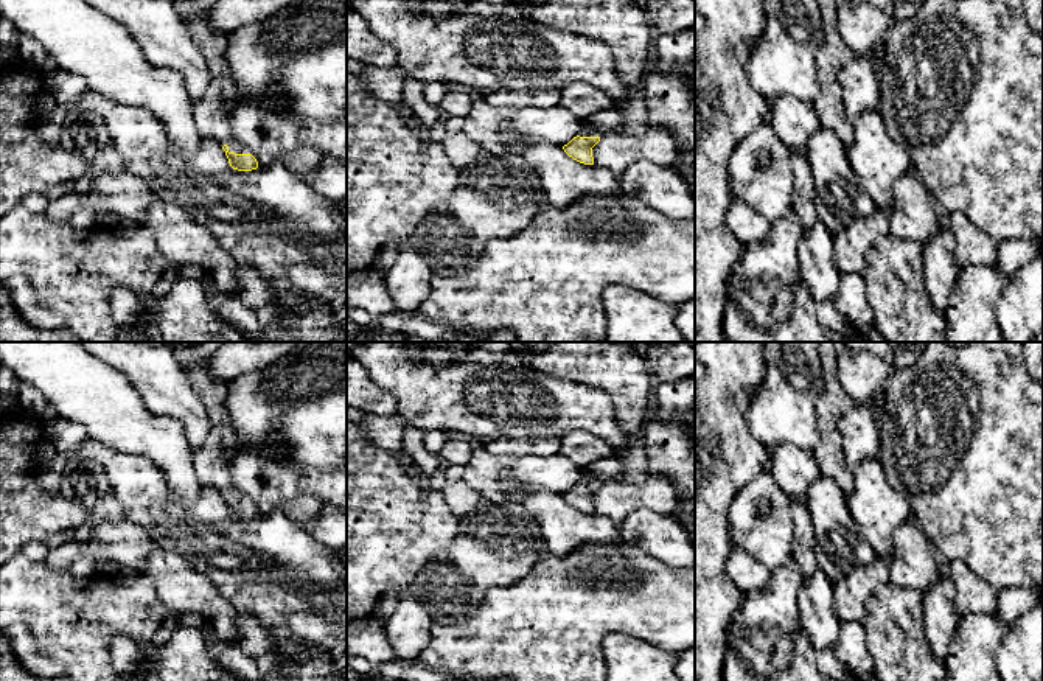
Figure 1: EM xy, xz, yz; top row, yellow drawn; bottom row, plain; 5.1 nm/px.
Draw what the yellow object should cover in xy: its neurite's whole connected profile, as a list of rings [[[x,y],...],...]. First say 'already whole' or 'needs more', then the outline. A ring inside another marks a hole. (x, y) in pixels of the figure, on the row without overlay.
needs more; [[[204,362],[183,368],[211,421],[205,443],[193,448],[194,473],[201,484],[213,485],[222,493],[233,518],[252,519],[258,516],[256,507],[230,479],[228,462],[241,442],[227,412],[228,386],[211,381],[204,372]]]

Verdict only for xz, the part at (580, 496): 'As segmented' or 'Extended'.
Extended

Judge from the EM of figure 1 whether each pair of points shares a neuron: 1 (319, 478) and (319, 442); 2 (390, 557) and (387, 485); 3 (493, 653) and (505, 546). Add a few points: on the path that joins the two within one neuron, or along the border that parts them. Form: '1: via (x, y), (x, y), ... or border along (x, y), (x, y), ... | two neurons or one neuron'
1: border along (330, 467), (300, 468) | two neurons
2: via (390, 540), (389, 502) | one neuron
3: border along (532, 565), (516, 582), (491, 586), (474, 610) | two neurons

